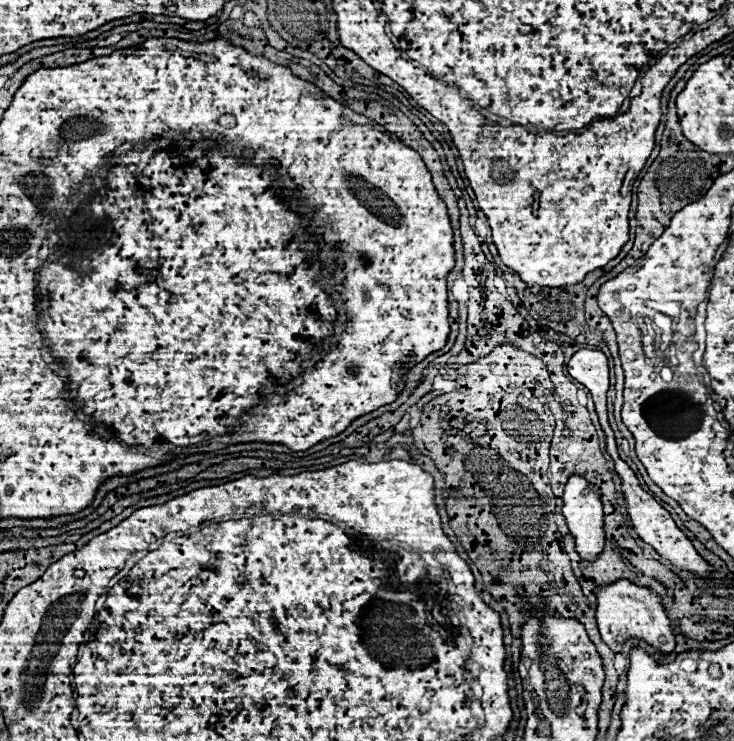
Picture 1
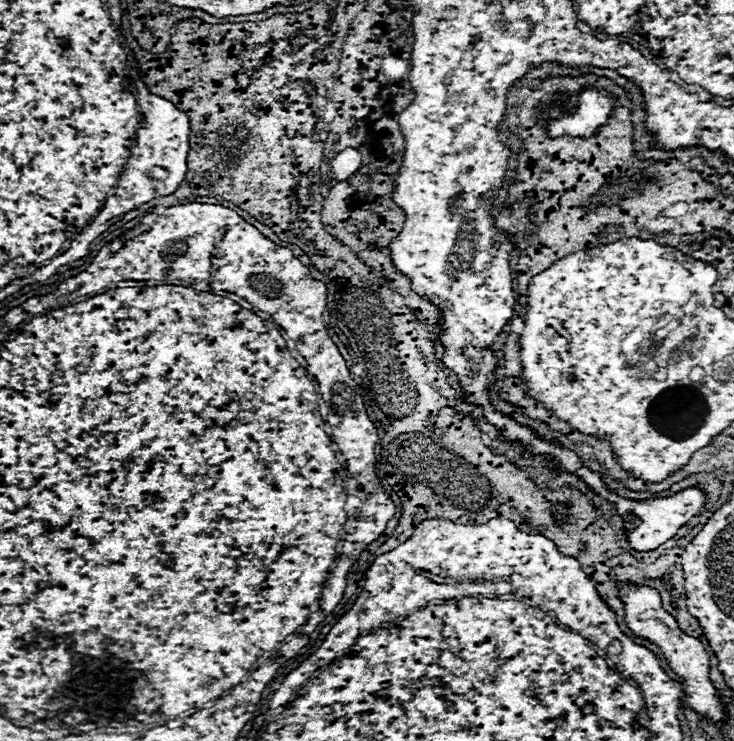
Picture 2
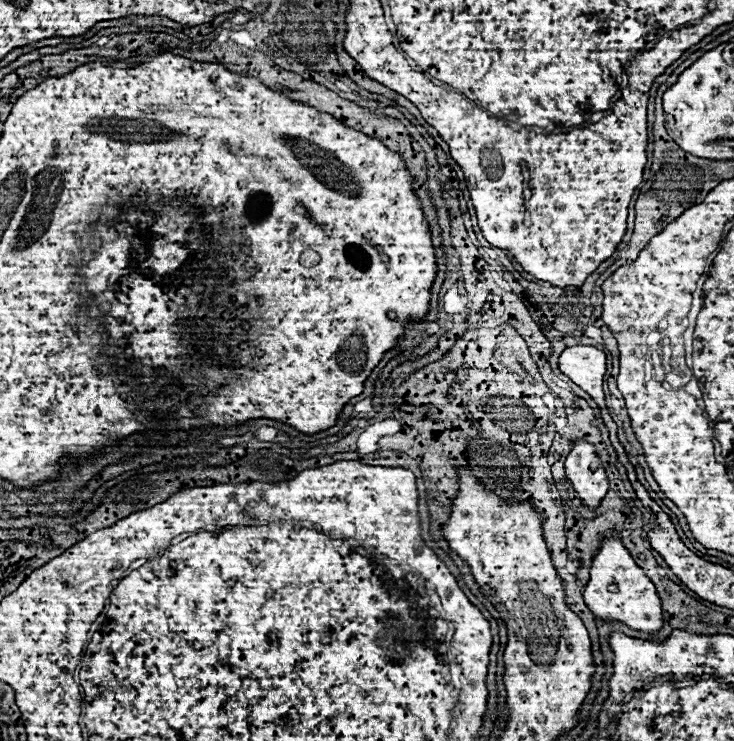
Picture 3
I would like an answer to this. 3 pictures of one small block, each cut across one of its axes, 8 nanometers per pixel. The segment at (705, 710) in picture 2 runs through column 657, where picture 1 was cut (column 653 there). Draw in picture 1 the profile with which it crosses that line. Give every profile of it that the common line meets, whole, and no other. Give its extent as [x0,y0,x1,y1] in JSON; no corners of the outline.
[596,578,676,654]

